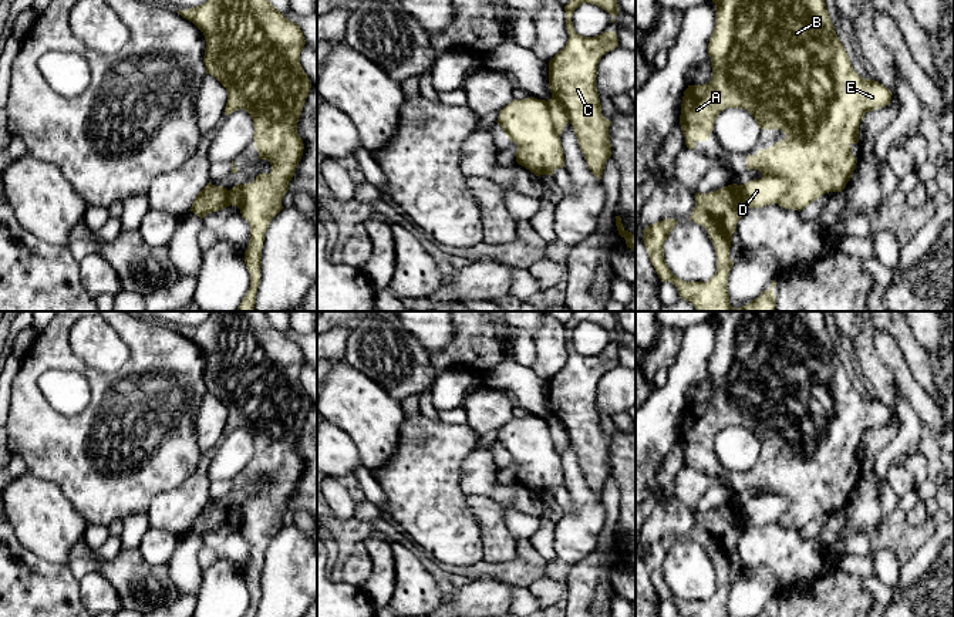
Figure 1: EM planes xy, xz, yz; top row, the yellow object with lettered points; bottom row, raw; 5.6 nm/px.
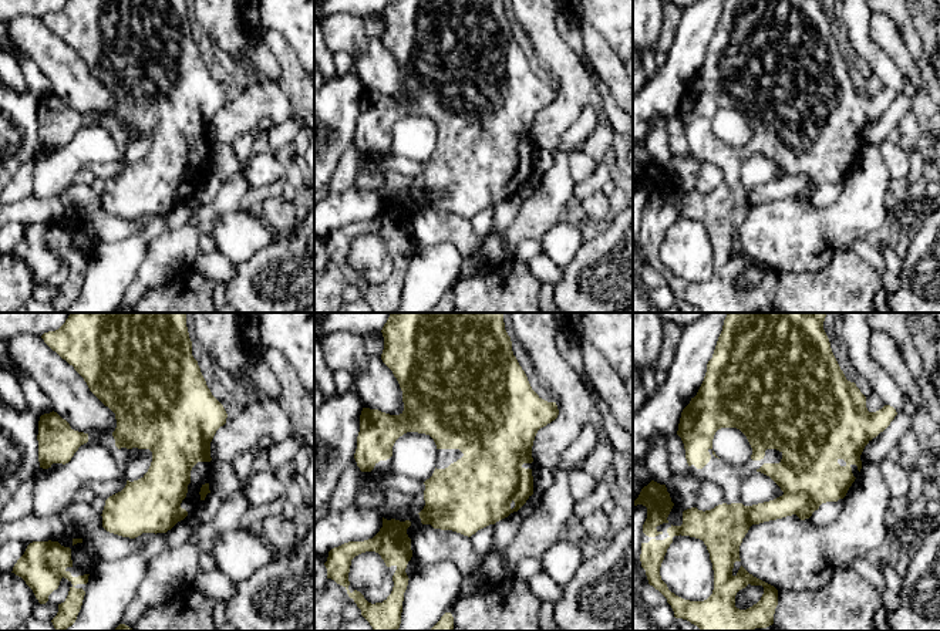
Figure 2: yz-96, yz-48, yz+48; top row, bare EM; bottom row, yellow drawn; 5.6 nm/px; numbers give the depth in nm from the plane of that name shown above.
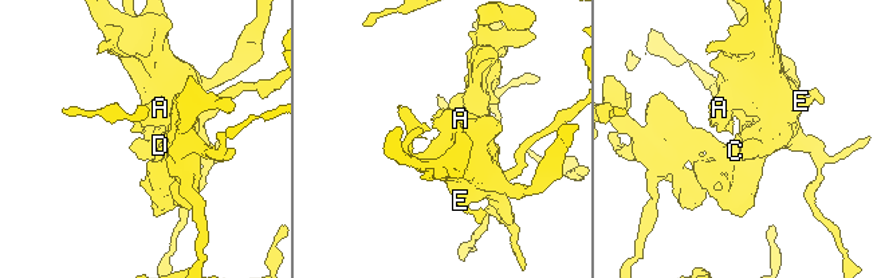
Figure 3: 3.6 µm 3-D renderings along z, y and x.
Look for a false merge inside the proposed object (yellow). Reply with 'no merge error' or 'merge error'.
merge error

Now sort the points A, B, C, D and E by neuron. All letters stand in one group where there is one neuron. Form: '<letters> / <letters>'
A B C E / D

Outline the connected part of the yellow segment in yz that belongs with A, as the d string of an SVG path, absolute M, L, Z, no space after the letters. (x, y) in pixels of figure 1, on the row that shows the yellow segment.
M712 0L715 27L708 43L711 81L688 85L684 91L680 125L685 145L695 148L697 141L708 141L714 122L725 108L746 109L761 129L781 129L786 136L756 155L746 156L746 169L756 169L762 178L773 176L789 183L776 202L779 206L802 210L829 192L842 192L856 169L852 144L859 142L859 125L866 112L886 107L891 91L874 80L862 78L853 68L840 43L825 0Z

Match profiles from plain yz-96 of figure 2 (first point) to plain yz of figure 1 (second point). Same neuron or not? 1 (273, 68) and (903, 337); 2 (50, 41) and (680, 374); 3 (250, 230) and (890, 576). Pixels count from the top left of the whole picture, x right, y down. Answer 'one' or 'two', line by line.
1: two
2: two
3: one

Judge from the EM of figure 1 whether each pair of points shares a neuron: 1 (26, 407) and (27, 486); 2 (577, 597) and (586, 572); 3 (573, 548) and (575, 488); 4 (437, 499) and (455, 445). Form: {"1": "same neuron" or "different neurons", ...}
{"1": "different neurons", "2": "same neuron", "3": "same neuron", "4": "same neuron"}

